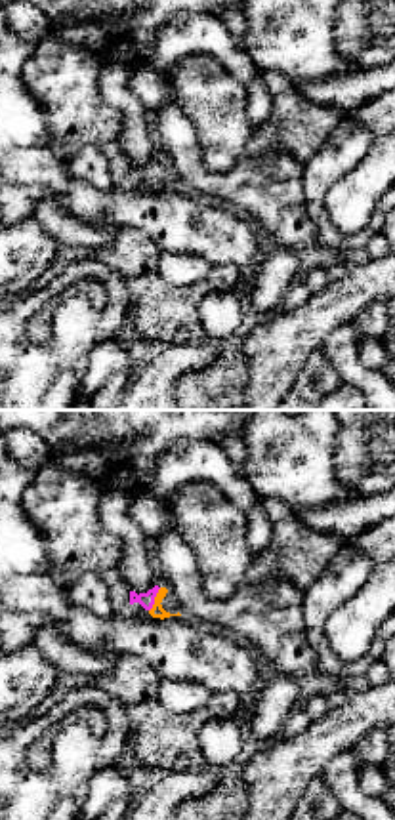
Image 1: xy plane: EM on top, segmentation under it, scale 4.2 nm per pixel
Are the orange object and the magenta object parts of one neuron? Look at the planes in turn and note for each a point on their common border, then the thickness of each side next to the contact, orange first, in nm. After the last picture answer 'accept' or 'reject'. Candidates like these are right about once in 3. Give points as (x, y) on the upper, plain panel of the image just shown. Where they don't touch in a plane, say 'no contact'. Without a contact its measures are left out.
(155, 172) | 60/60 nm

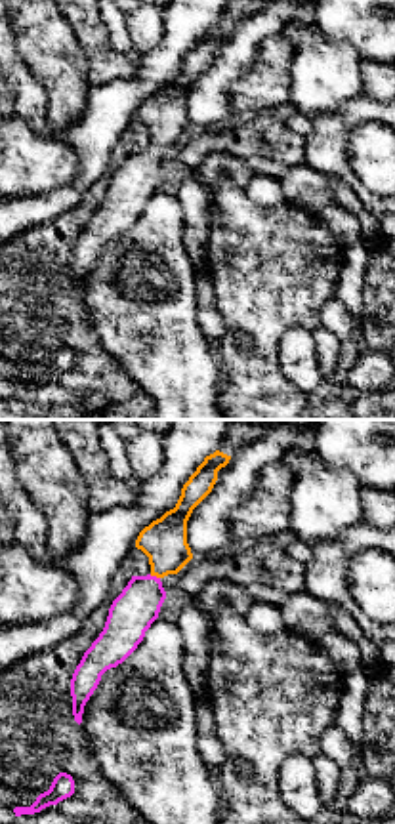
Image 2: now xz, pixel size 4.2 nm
(155, 147) | 190/190 nm

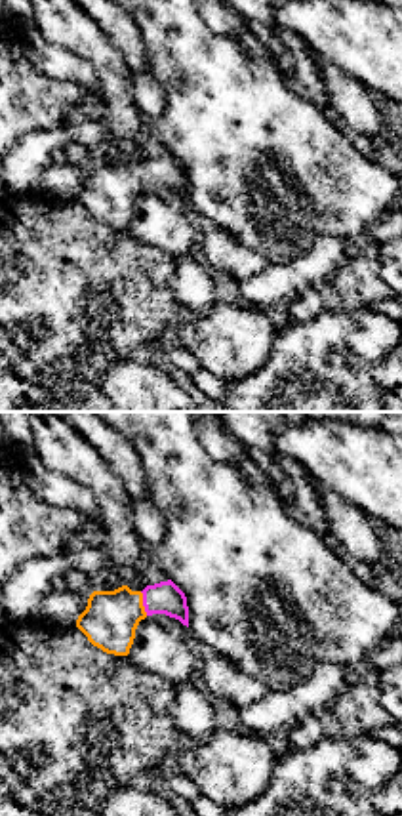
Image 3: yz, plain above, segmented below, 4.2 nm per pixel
(141, 176) | 240/140 nm

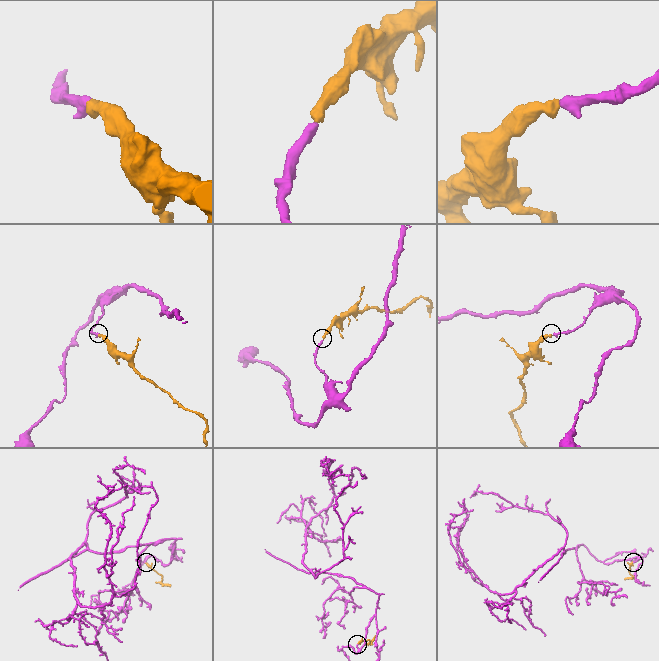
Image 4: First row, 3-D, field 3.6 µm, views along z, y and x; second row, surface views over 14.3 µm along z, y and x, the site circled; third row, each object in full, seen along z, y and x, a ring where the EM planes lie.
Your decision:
accept

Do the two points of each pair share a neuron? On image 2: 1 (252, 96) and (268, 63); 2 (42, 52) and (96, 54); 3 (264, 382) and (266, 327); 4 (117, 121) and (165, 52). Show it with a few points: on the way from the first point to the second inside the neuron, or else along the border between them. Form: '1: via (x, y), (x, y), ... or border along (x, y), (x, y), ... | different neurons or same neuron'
1: via (260, 88), (268, 81), (268, 71) | same neuron
2: border along (65, 20), (84, 54), (86, 79), (92, 84) | different neurons
3: via (264, 369), (270, 357), (266, 353), (266, 340) | same neuron
4: via (124, 103), (157, 69) | same neuron

